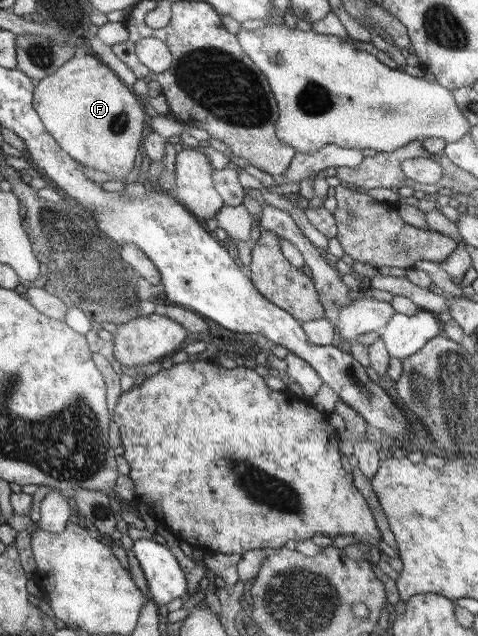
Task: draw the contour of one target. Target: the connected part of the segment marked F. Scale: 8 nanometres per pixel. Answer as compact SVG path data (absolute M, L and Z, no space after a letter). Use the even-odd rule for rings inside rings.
M81 53L81 58L71 57L55 74L37 82L33 108L67 156L123 182L133 168L145 130L145 114L131 92L105 63Z

